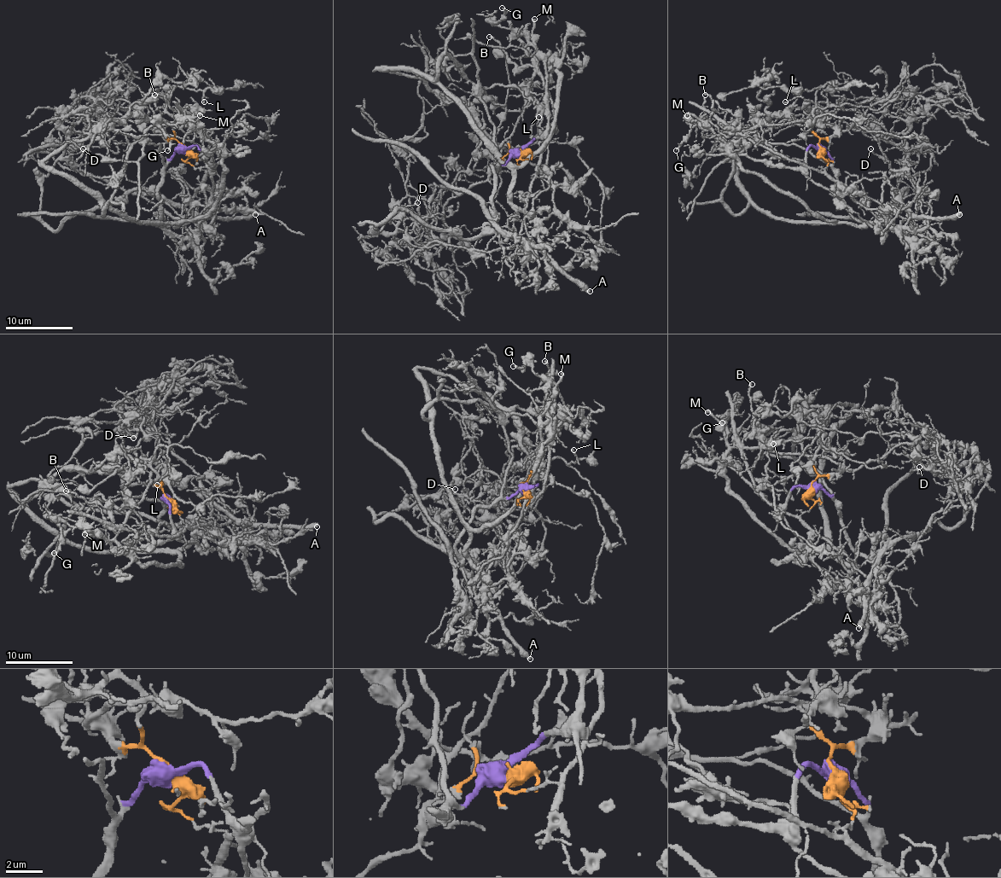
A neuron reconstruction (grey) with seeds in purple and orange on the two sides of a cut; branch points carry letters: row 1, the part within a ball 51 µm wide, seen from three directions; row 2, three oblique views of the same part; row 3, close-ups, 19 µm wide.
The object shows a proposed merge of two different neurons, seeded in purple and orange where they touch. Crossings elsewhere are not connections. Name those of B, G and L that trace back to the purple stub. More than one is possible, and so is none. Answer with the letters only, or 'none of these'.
none of these

